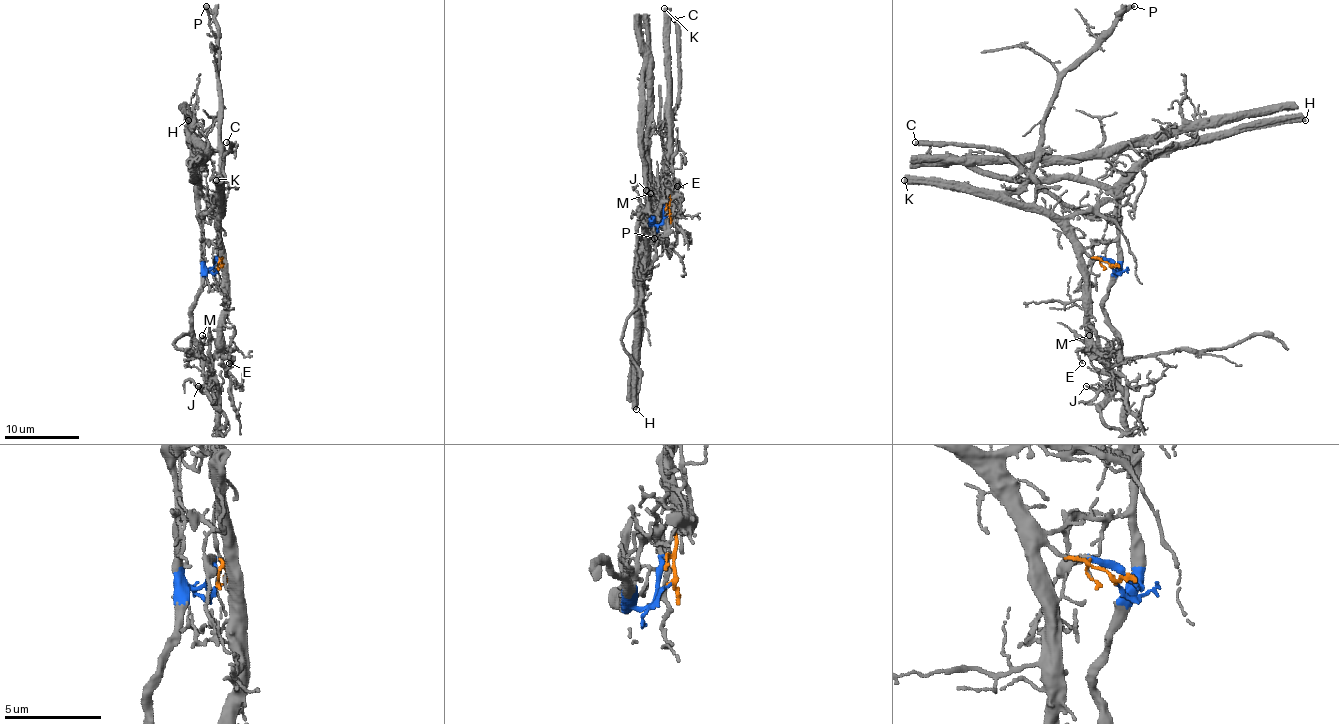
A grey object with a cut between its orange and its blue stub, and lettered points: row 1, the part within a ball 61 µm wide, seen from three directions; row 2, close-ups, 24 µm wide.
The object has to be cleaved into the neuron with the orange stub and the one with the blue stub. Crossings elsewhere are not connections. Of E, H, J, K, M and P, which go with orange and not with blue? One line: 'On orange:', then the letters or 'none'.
On orange: E, K, M, P

